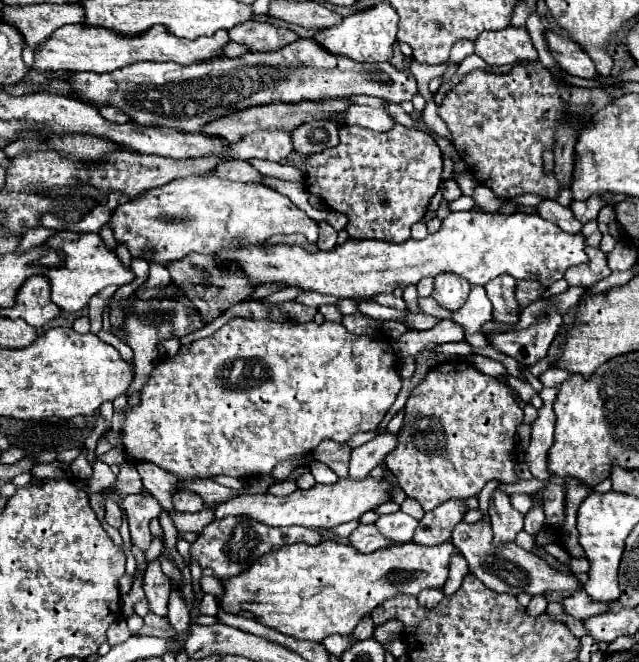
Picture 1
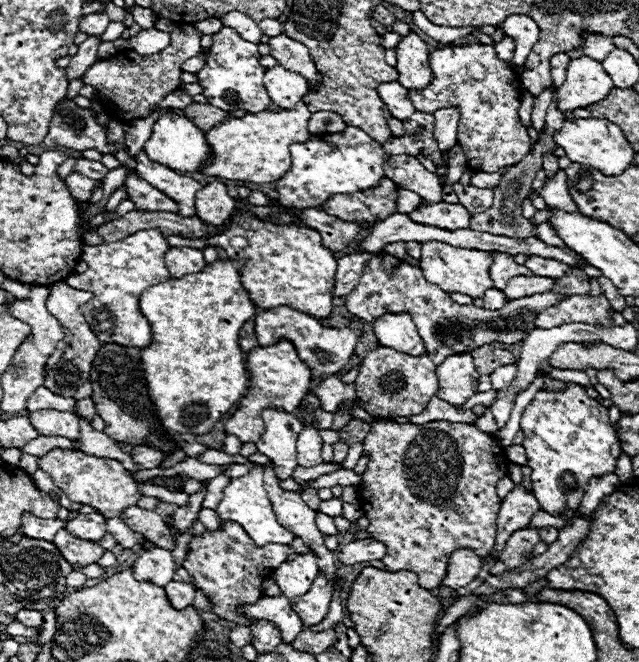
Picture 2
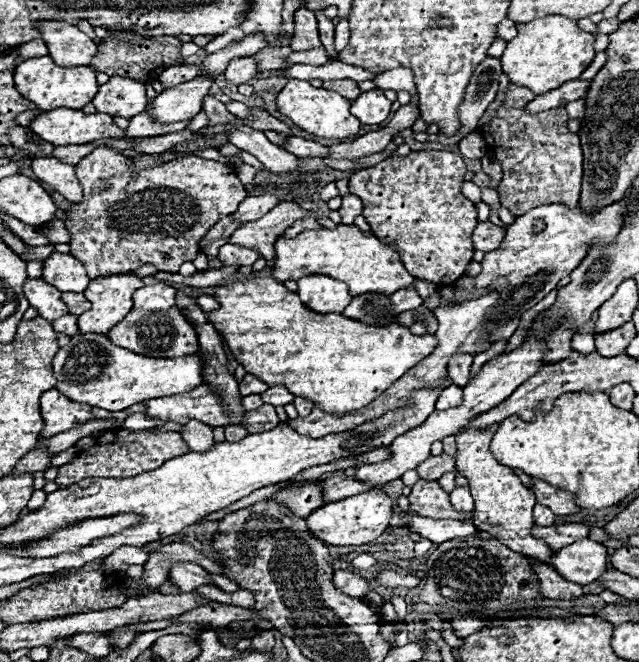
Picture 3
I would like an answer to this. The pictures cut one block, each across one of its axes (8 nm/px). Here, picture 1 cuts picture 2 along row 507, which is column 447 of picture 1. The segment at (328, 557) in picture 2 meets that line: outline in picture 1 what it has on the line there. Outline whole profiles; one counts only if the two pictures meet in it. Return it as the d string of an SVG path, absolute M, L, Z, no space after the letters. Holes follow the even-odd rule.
M440 274L434 278L434 298L448 310L458 310L464 306L470 292L468 280L458 274Z

